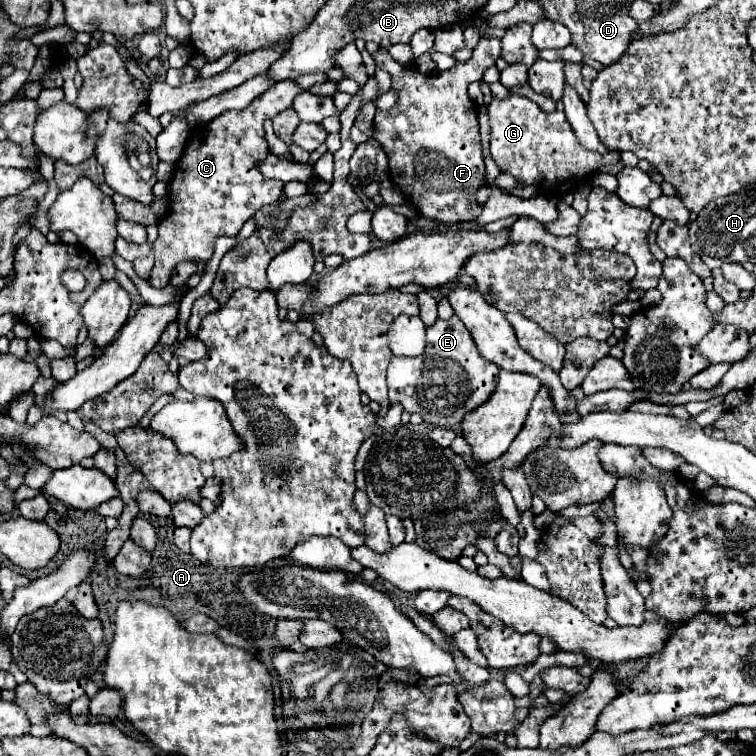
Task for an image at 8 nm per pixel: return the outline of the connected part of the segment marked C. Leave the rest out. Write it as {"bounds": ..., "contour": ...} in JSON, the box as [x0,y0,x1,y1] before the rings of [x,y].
{"bounds":[149,82,303,288],"contour":[[[277,82],[265,94],[257,96],[245,110],[225,112],[225,114],[221,114],[223,118],[215,118],[209,124],[205,124],[201,128],[195,128],[195,132],[191,134],[191,140],[187,142],[187,148],[185,148],[181,160],[177,162],[179,170],[175,170],[173,180],[169,184],[169,188],[171,188],[171,192],[169,192],[171,212],[165,220],[159,222],[159,238],[153,244],[155,266],[153,266],[153,272],[151,272],[151,278],[149,278],[149,284],[153,288],[165,288],[169,284],[173,268],[179,262],[195,260],[195,258],[207,262],[215,252],[215,240],[219,236],[235,238],[239,234],[239,230],[243,228],[243,224],[261,206],[275,204],[279,200],[283,184],[277,182],[277,180],[265,178],[257,168],[257,164],[269,154],[269,146],[267,146],[267,140],[265,140],[265,132],[263,132],[263,120],[271,120],[273,116],[277,116],[285,108],[291,108],[293,98],[299,92],[303,92],[303,88],[297,86],[295,82]]]}

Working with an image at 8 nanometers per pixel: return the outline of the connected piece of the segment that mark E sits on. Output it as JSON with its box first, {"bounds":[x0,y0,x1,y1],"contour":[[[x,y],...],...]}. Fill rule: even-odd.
{"bounds":[387,316,499,426],"contour":[[[453,316],[449,320],[437,320],[427,328],[427,350],[419,358],[395,356],[387,370],[389,400],[401,402],[411,414],[421,414],[431,426],[457,426],[469,410],[489,400],[499,378],[499,368],[483,360],[465,324]],[[441,372],[441,378],[435,374]],[[441,382],[443,386],[439,386]]]}

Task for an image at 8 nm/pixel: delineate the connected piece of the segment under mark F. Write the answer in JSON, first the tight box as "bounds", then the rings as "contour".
{"bounds":[373,38,501,224],"contour":[[[481,38],[473,50],[473,56],[467,62],[457,62],[451,70],[439,74],[421,74],[415,68],[405,68],[395,62],[387,50],[379,50],[373,58],[379,68],[385,68],[393,78],[393,90],[399,94],[397,104],[391,110],[377,110],[373,124],[373,138],[383,146],[389,158],[389,174],[393,184],[403,192],[403,196],[415,206],[415,210],[435,220],[437,224],[453,224],[477,218],[481,214],[481,206],[477,202],[477,190],[483,186],[483,158],[481,158],[481,138],[479,138],[479,122],[477,122],[477,106],[467,96],[467,86],[475,80],[481,80],[483,72],[495,64],[501,56],[501,40],[499,38]]]}

